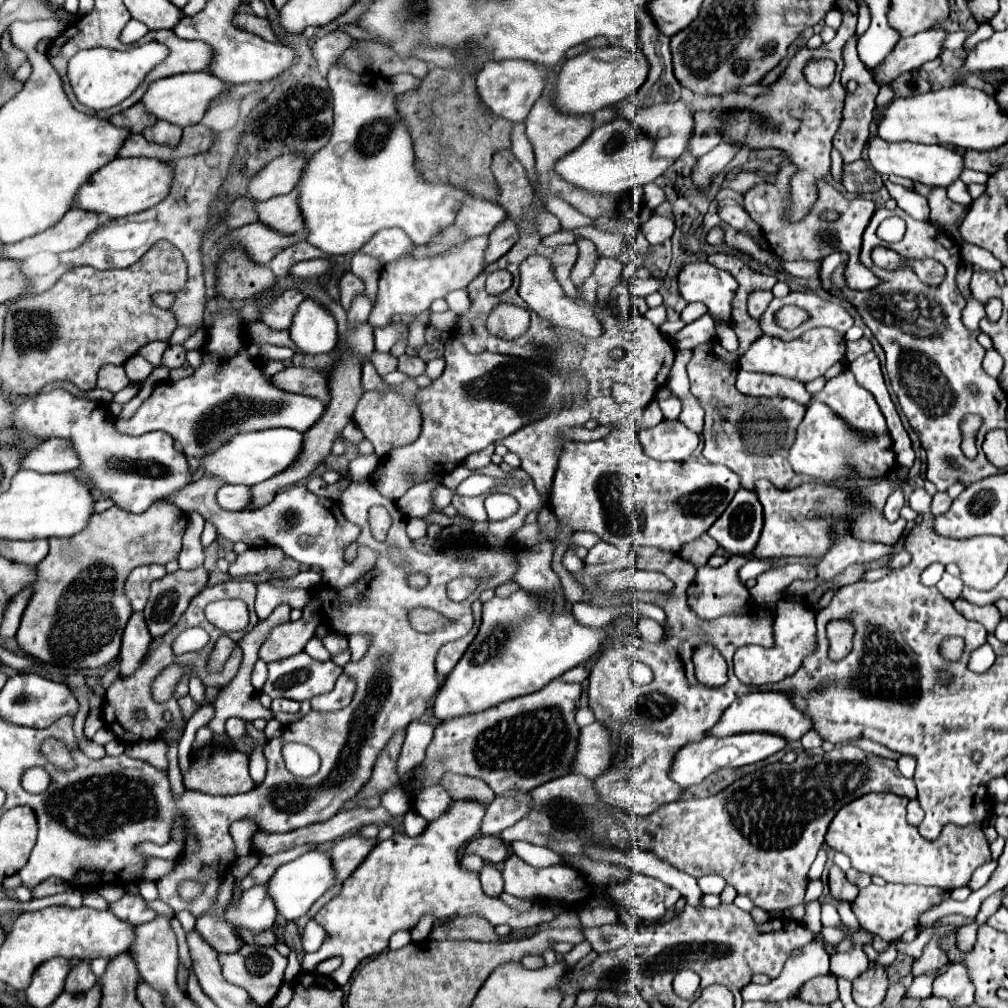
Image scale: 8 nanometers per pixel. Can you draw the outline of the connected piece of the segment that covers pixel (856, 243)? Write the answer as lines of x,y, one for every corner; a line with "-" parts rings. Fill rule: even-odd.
778,174
776,182
756,184
754,188
750,188
744,194
746,212
762,228
762,234
764,234
766,242
772,246
772,252
776,256
780,256
782,260
820,260
820,258
824,258
826,254
830,254
834,250
842,250
842,252
846,252
850,256
852,288
856,288
856,290
870,290
870,288
878,286
880,280
872,274
870,268
866,268
858,260
862,234
864,234
864,230
866,230
866,226
868,226
868,222
870,222
870,218
872,218
872,214
876,210
876,204
872,200
866,200
866,198
848,200
832,184
820,182
820,198
818,198
816,206
812,208
812,214
808,214
808,218
804,218
798,224
788,224
782,218
784,202
780,198
780,196
784,196
784,186
788,182
788,176
790,174
-
826,210
836,210
838,218
834,222
826,222
824,218
820,218
820,214
826,212

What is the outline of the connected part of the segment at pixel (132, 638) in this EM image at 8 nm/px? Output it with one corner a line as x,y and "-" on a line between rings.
134,612
122,636
120,674
118,674
120,678
128,678
130,674
134,674
134,670
140,666
142,658
146,656
150,642
152,642
152,636
148,634
148,628
144,626
144,616

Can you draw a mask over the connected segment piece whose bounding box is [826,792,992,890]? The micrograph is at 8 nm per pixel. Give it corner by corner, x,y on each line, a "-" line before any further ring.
892,792
864,794
838,810
832,826
828,828
826,844
848,854
852,866
860,872
868,872
870,876
880,876
886,882
898,884
944,886
946,890
966,886
972,872
992,860
981,825
958,827
948,824
936,840
926,840
918,834
916,826
906,822
906,804
908,798

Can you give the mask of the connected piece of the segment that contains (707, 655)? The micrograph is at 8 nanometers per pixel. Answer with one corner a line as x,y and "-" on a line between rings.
702,644
694,650
692,662
696,666
696,678
706,686
720,686
726,682
726,660
712,644

